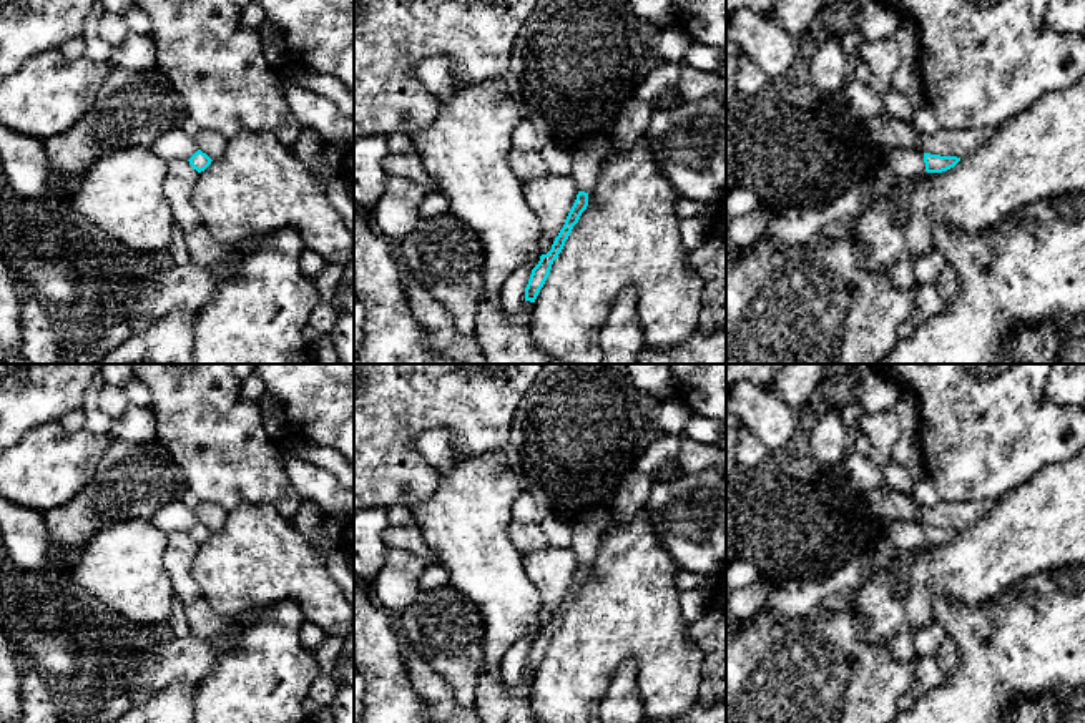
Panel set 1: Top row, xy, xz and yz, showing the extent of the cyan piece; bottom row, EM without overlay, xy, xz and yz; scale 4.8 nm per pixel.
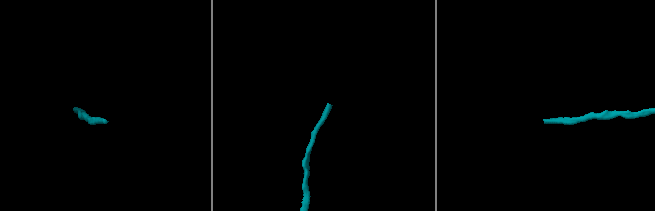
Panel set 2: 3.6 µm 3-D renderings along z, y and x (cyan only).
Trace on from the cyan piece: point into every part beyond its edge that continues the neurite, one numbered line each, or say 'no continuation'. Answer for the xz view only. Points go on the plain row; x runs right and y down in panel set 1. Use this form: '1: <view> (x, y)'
no continuation

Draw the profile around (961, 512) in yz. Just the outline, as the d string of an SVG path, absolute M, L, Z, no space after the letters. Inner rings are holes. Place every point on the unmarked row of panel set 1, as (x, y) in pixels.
M997 499L974 502L940 502L934 507L919 505L925 525L965 530L970 524L985 517Z

